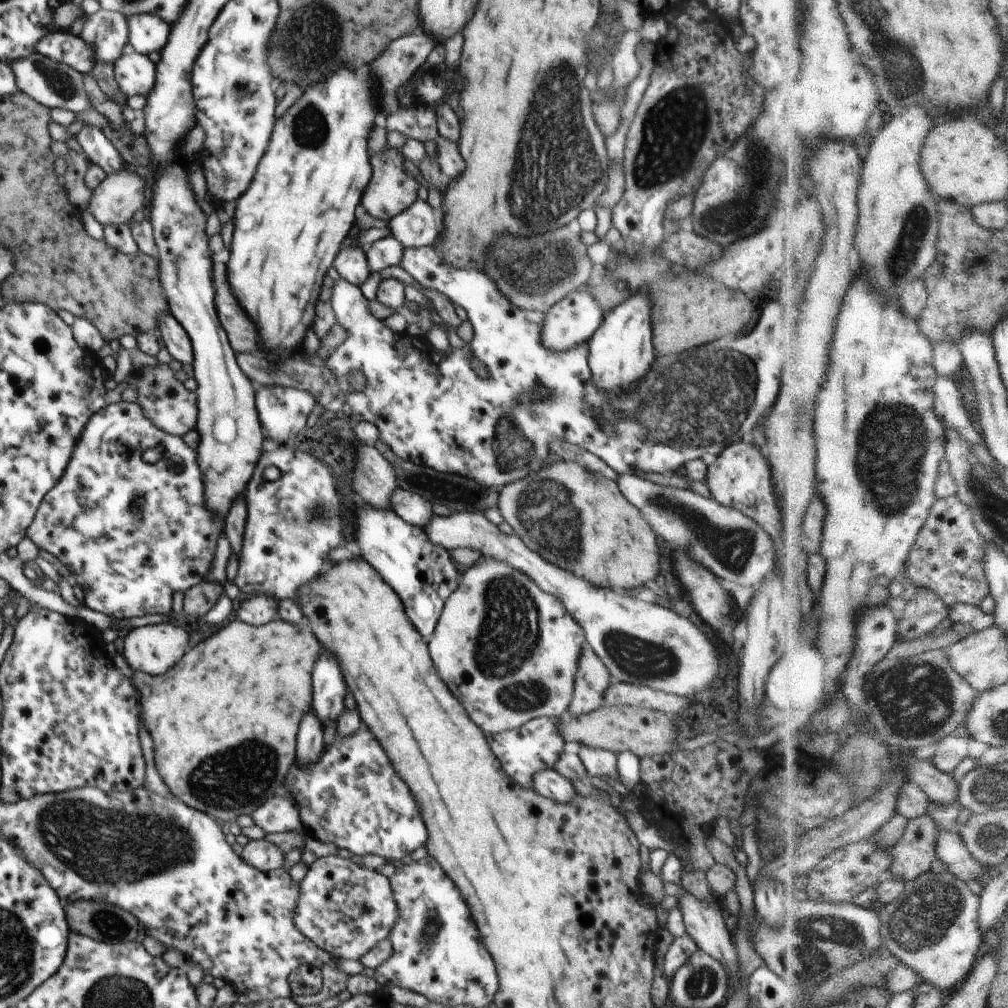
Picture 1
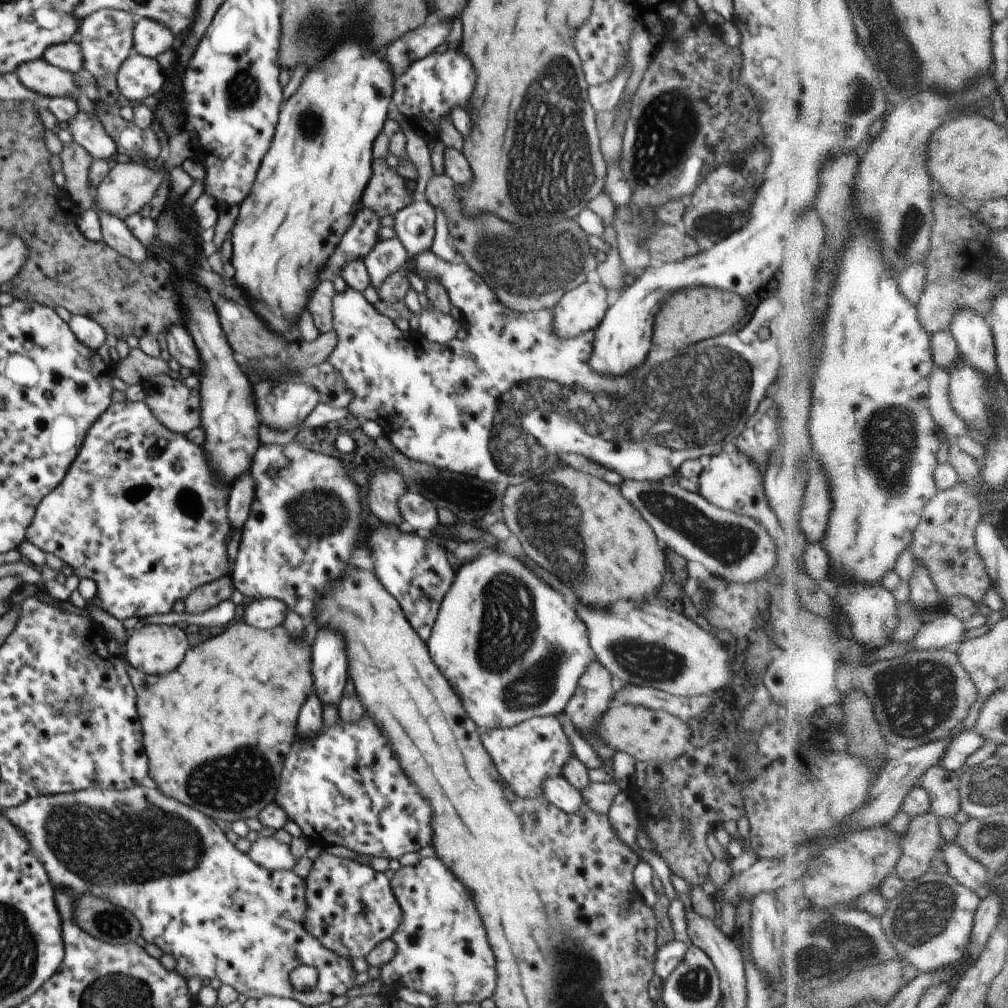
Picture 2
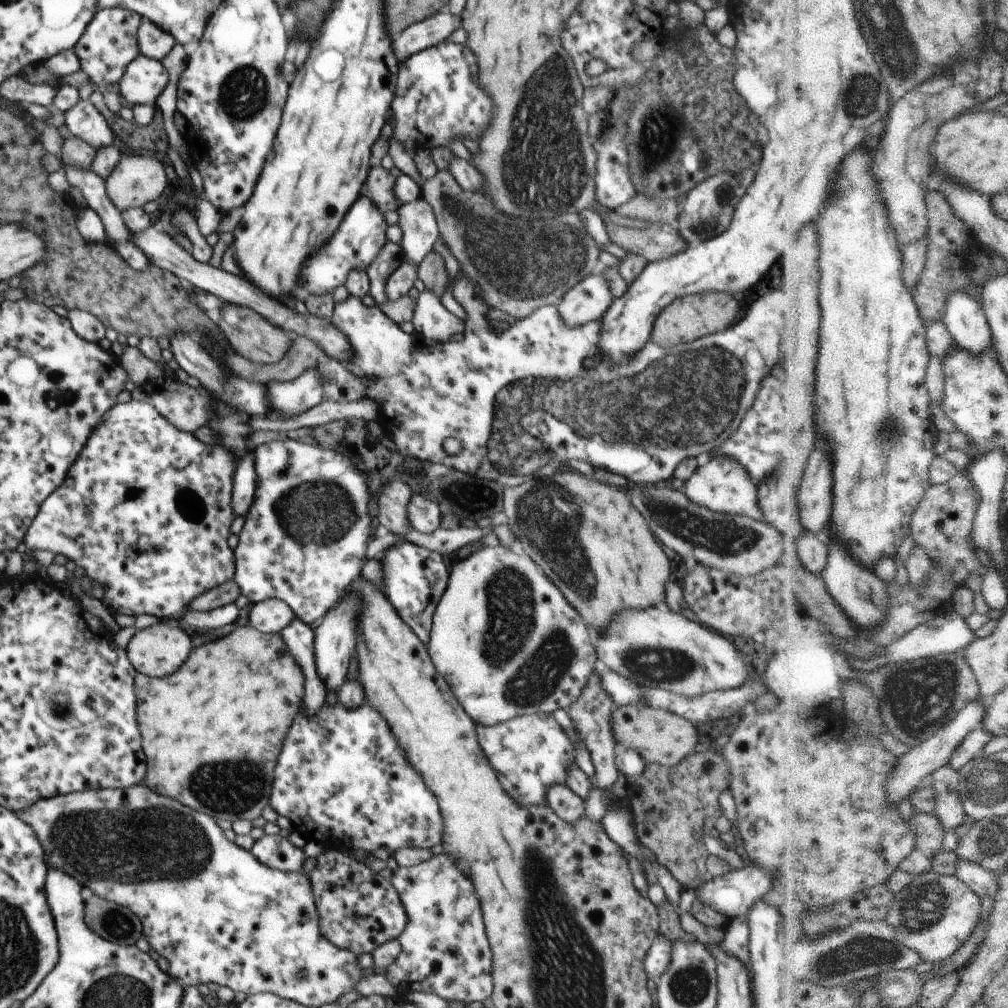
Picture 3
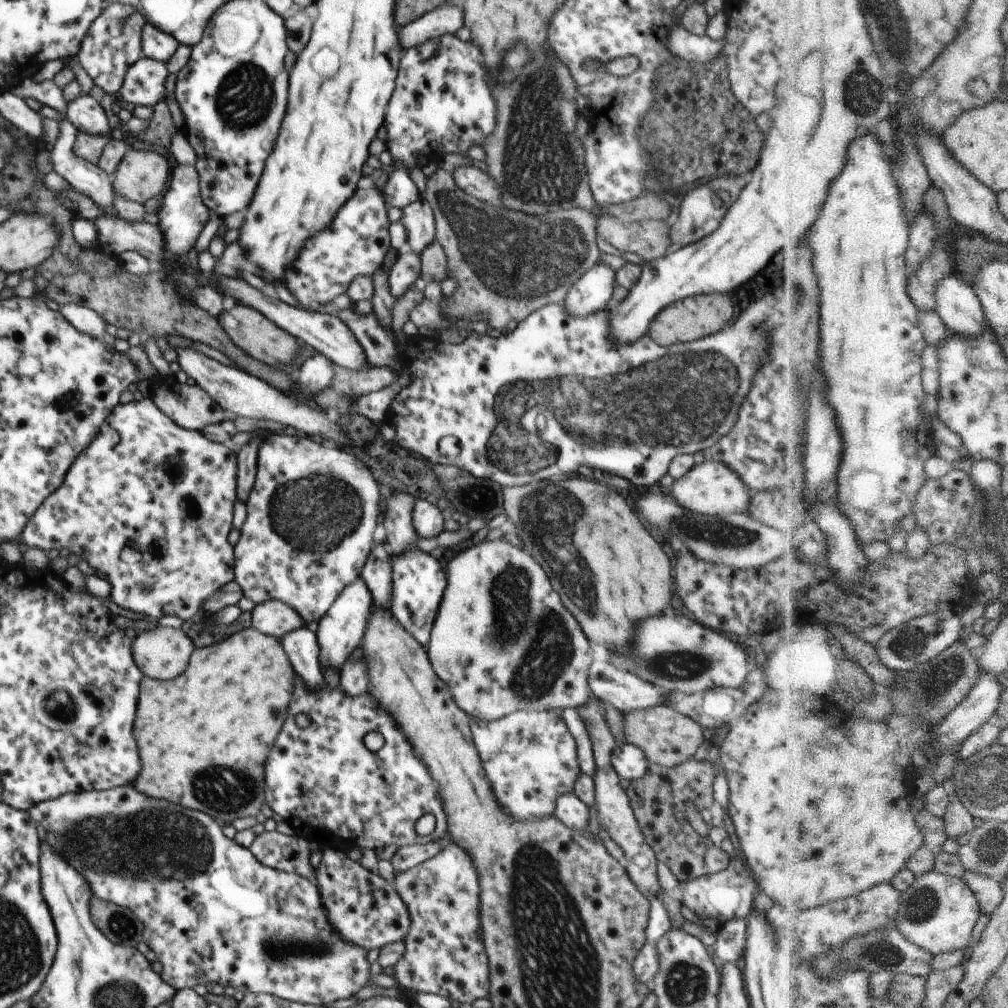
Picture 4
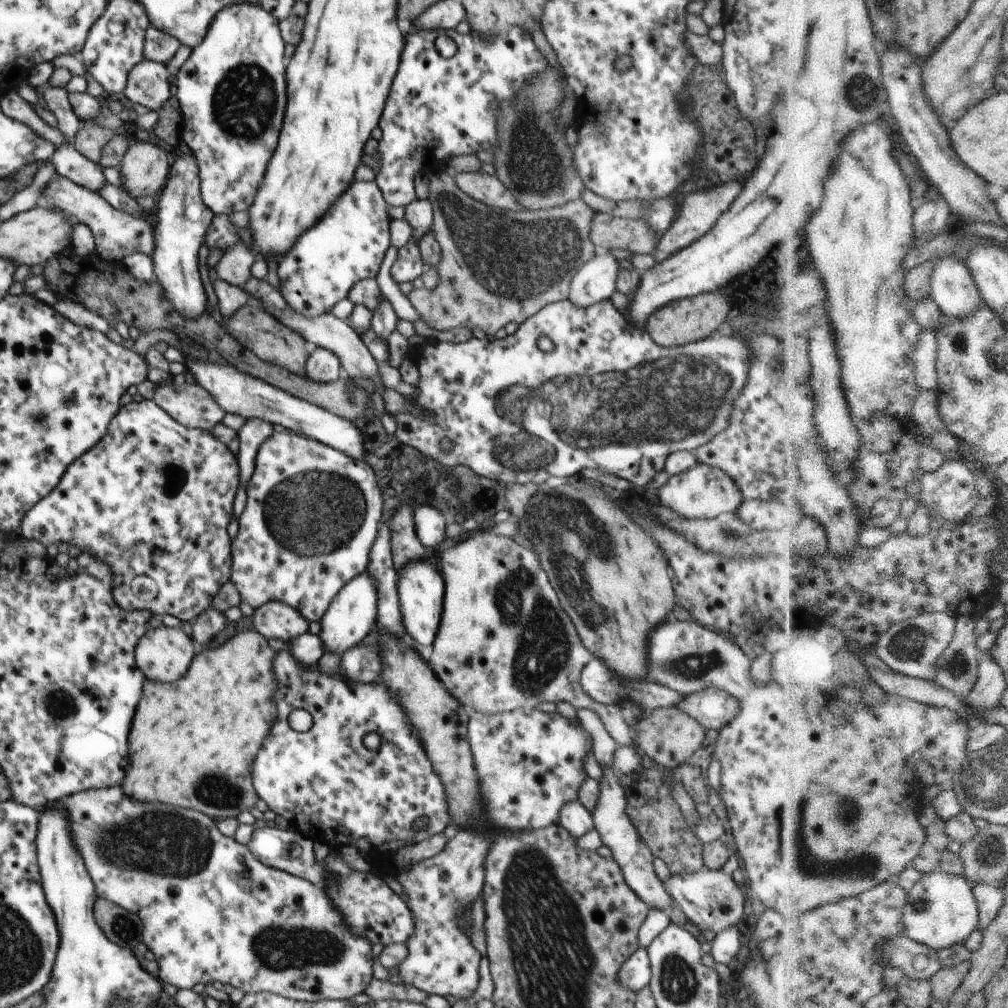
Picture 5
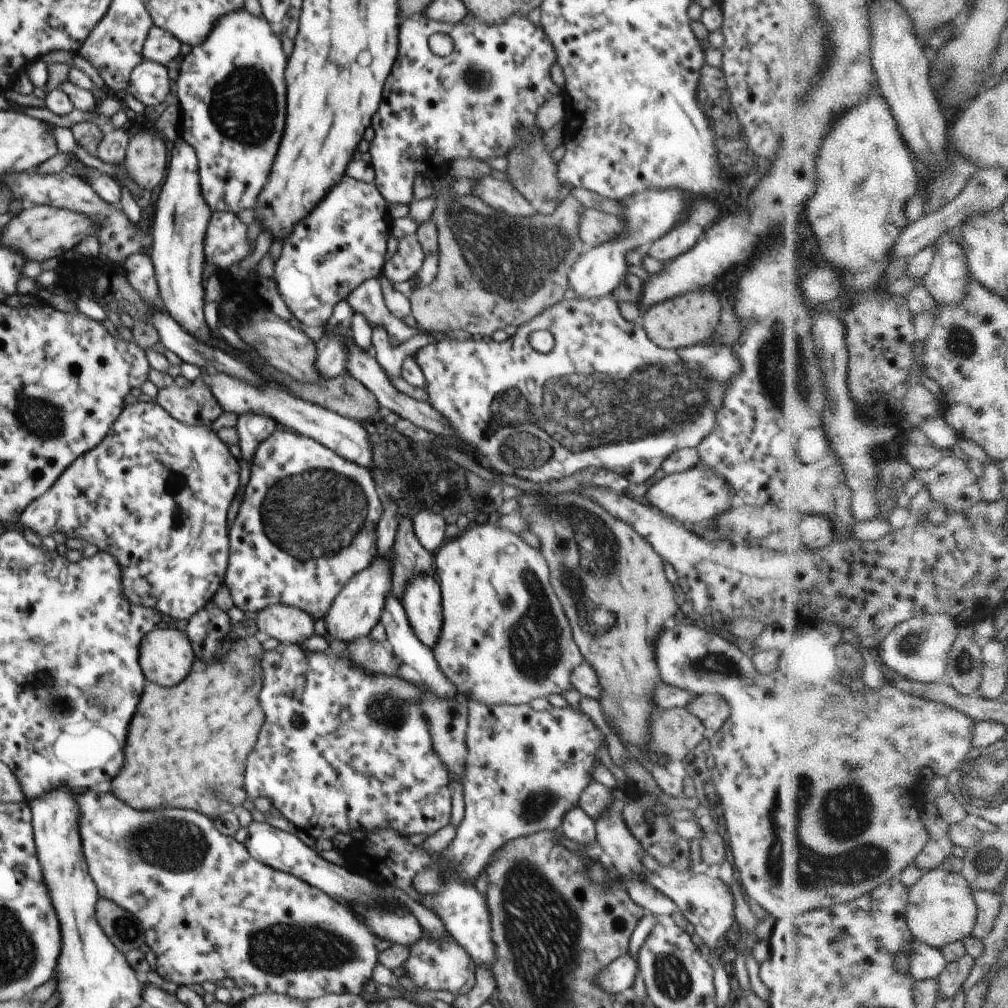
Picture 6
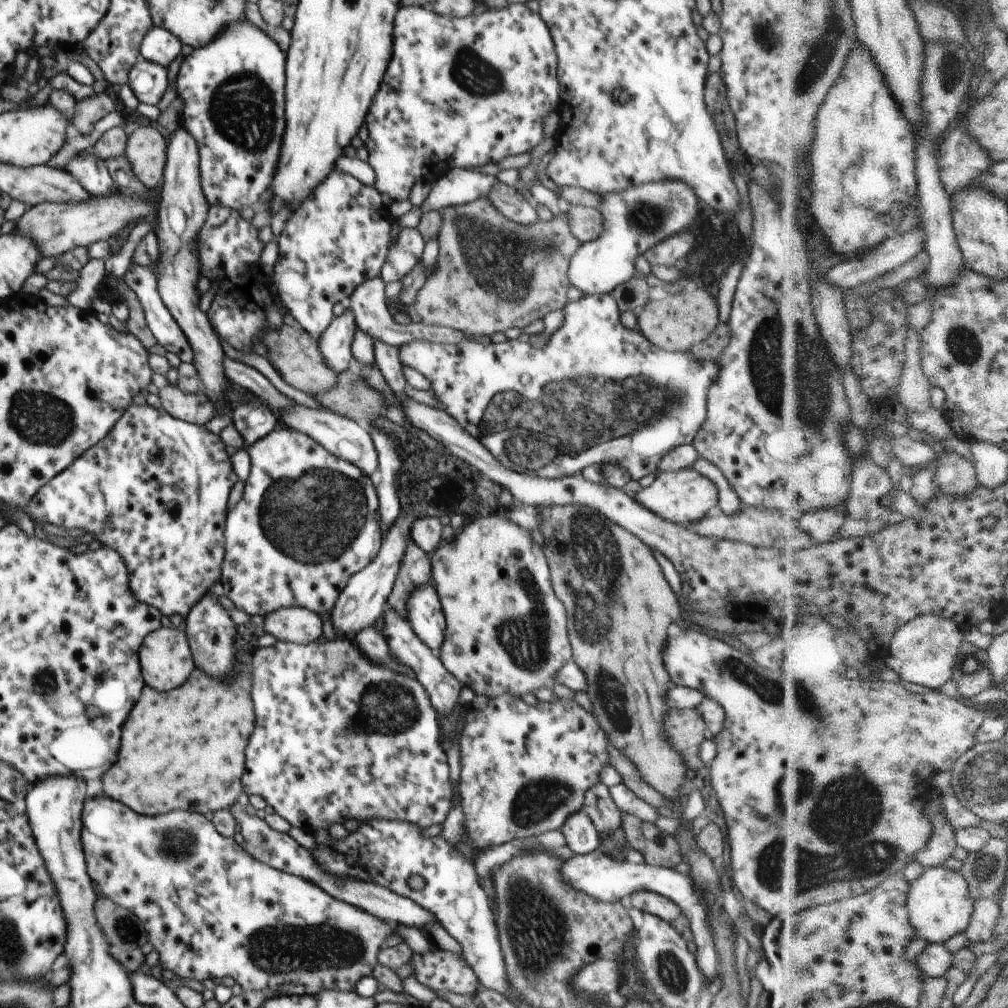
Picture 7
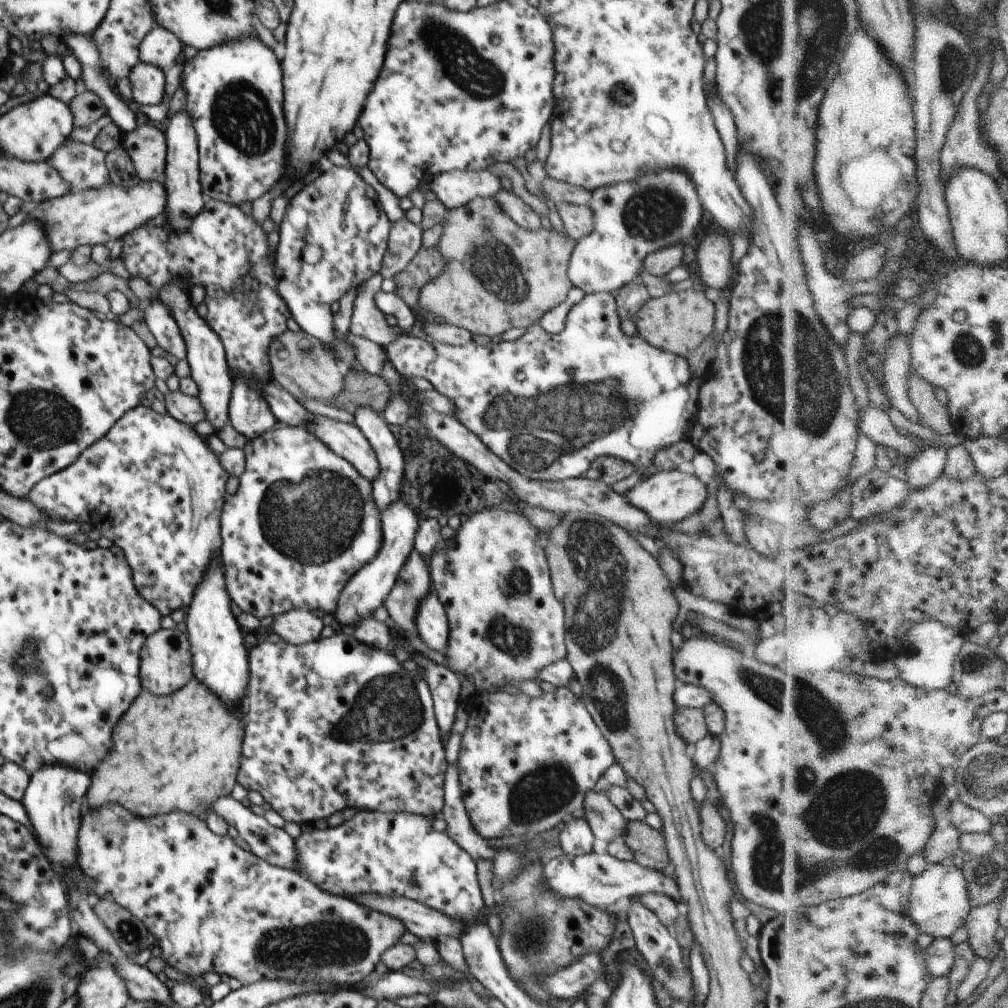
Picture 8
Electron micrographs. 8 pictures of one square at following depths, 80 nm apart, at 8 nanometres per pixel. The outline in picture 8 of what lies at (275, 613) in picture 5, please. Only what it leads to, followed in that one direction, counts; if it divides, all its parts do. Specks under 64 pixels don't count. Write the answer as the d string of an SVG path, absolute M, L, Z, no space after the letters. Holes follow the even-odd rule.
M292 609L288 612L283 612L282 614L276 615L269 628L270 631L268 631L268 633L276 633L286 642L295 645L302 645L304 643L309 643L310 641L320 639L322 628L326 627L322 623L322 619L315 616L308 609Z

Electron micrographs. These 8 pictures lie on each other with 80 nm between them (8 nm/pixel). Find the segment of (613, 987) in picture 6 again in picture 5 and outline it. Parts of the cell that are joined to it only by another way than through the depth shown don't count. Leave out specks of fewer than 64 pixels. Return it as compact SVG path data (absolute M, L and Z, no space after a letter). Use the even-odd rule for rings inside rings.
M647 947L638 950L622 965L619 970L619 983L633 991L638 991L651 982L651 962Z

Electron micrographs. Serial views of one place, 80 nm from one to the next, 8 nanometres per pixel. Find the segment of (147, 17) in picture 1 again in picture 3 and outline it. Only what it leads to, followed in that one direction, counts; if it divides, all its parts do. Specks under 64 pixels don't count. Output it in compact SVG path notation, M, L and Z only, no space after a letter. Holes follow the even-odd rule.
M146 17L141 20L141 25L136 32L139 54L148 58L161 61L177 43L176 39Z

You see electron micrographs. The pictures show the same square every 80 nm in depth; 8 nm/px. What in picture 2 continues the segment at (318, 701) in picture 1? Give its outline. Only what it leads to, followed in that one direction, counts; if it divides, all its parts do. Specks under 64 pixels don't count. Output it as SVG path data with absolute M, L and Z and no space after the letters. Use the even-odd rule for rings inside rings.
M320 629L312 648L314 692L323 704L336 704L346 688L346 652L340 634Z

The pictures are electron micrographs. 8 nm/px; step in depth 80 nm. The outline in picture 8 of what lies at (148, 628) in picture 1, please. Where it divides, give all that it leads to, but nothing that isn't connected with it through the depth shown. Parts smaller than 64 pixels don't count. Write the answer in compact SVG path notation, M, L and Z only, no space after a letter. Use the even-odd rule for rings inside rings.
M177 628L160 629L146 637L139 652L141 685L158 696L168 696L180 690L192 678L193 658L187 634Z

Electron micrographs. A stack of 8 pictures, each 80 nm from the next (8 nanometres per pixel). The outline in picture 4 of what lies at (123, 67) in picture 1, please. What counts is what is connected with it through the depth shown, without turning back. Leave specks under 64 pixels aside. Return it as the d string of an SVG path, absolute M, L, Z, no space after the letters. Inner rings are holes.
M142 56L126 71L118 100L135 107L153 107L166 99L168 75L166 63Z

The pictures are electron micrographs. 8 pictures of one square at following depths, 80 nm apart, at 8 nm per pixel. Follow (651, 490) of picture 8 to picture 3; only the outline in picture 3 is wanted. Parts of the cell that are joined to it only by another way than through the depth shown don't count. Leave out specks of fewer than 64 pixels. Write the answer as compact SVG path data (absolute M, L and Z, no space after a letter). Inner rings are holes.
M715 454L705 466L698 466L694 474L686 481L684 492L693 503L714 512L742 515L764 521L765 514L759 505L757 488L758 485L737 460L726 455Z

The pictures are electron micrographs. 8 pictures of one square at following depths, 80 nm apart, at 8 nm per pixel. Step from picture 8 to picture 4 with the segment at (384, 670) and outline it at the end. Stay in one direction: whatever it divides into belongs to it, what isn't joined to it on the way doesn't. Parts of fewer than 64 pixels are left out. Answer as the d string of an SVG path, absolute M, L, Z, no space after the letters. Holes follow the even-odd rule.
M295 674L295 685L293 688L292 700L290 700L290 706L283 724L282 730L276 737L273 749L268 755L267 762L265 763L265 803L274 811L276 814L280 814L290 826L293 831L302 836L307 840L316 840L320 842L323 847L335 847L336 849L342 849L345 852L356 852L363 848L372 848L372 850L378 850L378 848L386 848L386 846L398 846L405 847L413 844L428 844L434 841L439 841L444 834L446 834L446 814L444 814L444 808L442 808L442 800L438 796L438 788L436 784L432 782L432 778L428 778L428 770L424 768L424 764L414 756L412 752L412 746L408 744L408 740L404 738L404 734L396 728L392 716L372 698L372 696L360 696L351 697L346 696L340 688L339 690L329 690L325 688L318 693L309 691L307 686L304 684L298 674ZM296 714L308 714L310 716L310 724L305 728L302 728L296 724L294 717ZM368 732L380 732L384 737L384 745L378 751L370 751L366 745L364 745L364 736ZM424 814L432 814L434 816L436 824L434 832L431 835L418 835L414 826L416 826L416 820Z

